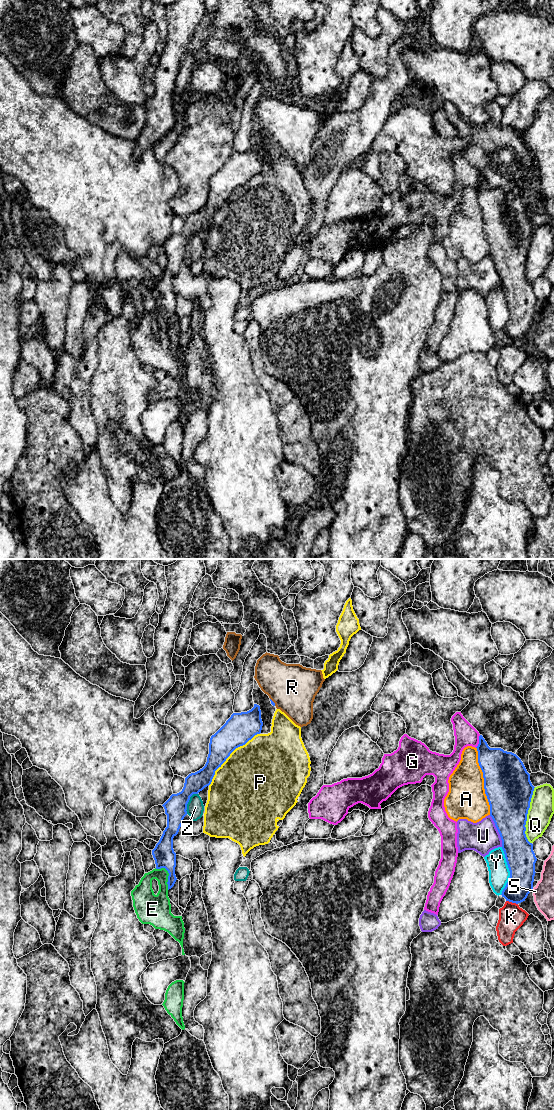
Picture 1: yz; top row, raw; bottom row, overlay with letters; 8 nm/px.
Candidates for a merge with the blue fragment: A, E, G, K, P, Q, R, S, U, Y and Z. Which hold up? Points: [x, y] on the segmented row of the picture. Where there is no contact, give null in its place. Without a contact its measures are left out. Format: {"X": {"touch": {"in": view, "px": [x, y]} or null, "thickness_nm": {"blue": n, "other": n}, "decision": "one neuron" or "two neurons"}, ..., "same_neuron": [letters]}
{"A": {"touch": {"in": "yz", "px": [484, 781]}, "thickness_nm": {"blue": 380, "other": 320}, "decision": "two neurons"}, "E": {"touch": {"in": "yz", "px": [169, 874]}, "thickness_nm": {"blue": 170, "other": 160}, "decision": "two neurons"}, "G": {"touch": {"in": "yz", "px": [479, 741]}, "thickness_nm": {"blue": 260, "other": 180}, "decision": "two neurons"}, "K": {"touch": {"in": "yz", "px": [512, 902]}, "thickness_nm": {"blue": 200, "other": 200}, "decision": "two neurons"}, "P": {"touch": {"in": "yz", "px": [229, 755]}, "thickness_nm": {"blue": 240, "other": 500}, "decision": "two neurons"}, "Q": {"touch": {"in": "yz", "px": [526, 815]}, "thickness_nm": {"blue": 380, "other": 200}, "decision": "two neurons"}, "R": {"touch": {"in": "yz", "px": [273, 702]}, "thickness_nm": {"blue": 20, "other": 380}, "decision": "two neurons"}, "S": {"touch": {"in": "yz", "px": [532, 890]}, "thickness_nm": {"blue": 220, "other": 170}, "decision": "two neurons"}, "U": {"touch": {"in": "yz", "px": [498, 831]}, "thickness_nm": {"blue": 320, "other": 260}, "decision": "two neurons"}, "Y": {"touch": {"in": "yz", "px": [509, 870]}, "thickness_nm": {"blue": 240, "other": 170}, "decision": "two neurons"}, "Z": {"touch": {"in": "yz", "px": [188, 801]}, "thickness_nm": {"blue": 180, "other": 140}, "decision": "two neurons"}, "same_neuron": []}

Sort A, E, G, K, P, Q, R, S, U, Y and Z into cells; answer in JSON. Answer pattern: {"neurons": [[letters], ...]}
{"neurons": [["A"], ["E"], ["G"], ["K"], ["P"], ["Q"], ["R"], ["S"], ["U"], ["Y"], ["Z"]]}

